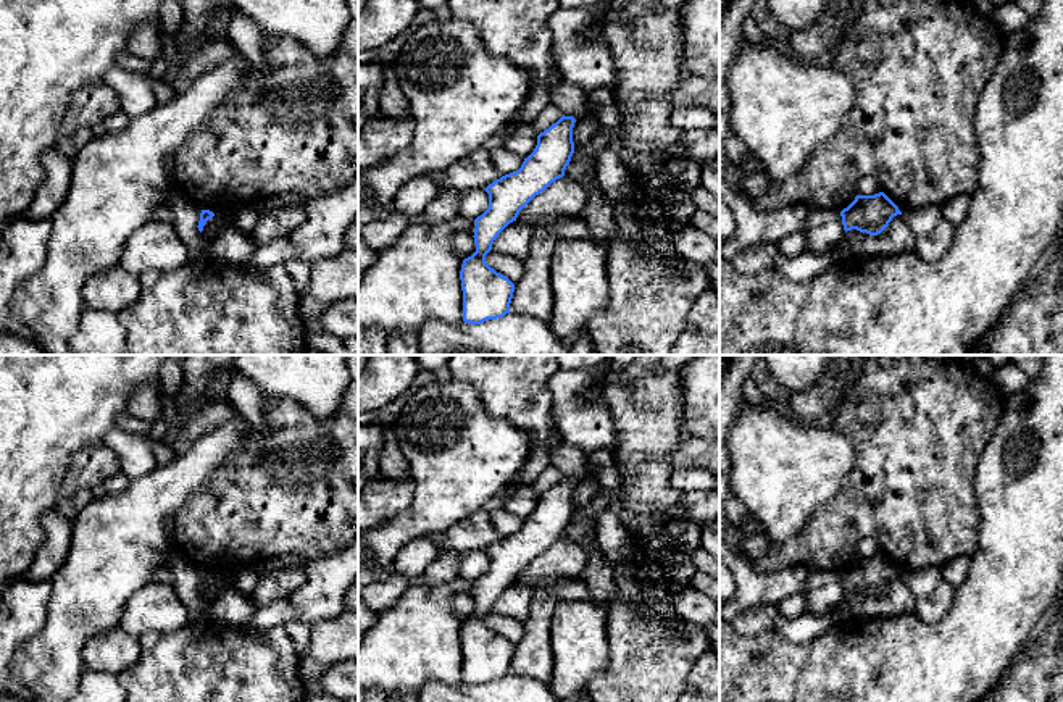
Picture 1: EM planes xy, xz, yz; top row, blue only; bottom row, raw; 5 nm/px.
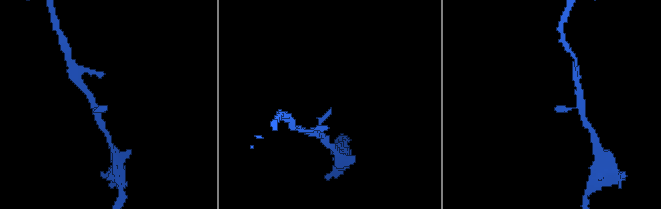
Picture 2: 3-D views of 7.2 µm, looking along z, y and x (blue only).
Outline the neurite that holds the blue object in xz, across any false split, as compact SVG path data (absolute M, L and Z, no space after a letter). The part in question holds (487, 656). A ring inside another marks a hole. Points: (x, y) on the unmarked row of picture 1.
M561 478L537 497L534 513L521 529L489 545L489 570L474 581L476 613L463 621L460 641L463 652L463 683L481 686L510 675L515 646L486 625L494 602L519 573L552 544L565 537L574 515L573 478Z

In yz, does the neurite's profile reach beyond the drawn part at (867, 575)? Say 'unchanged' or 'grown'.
unchanged

